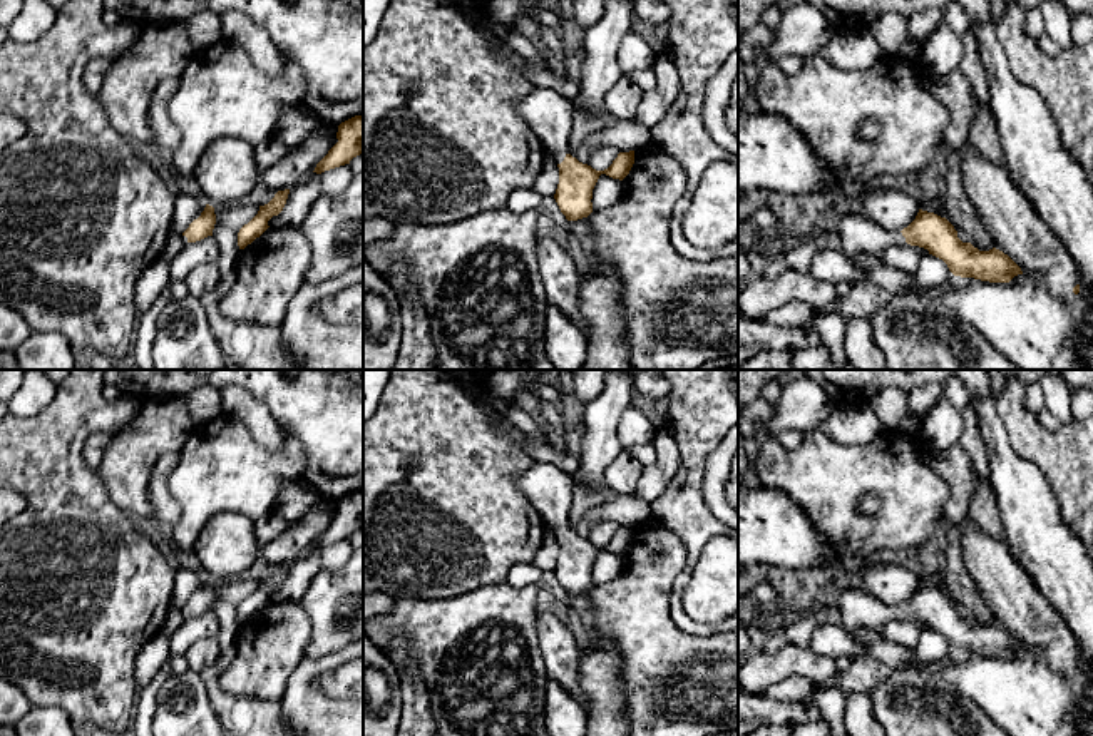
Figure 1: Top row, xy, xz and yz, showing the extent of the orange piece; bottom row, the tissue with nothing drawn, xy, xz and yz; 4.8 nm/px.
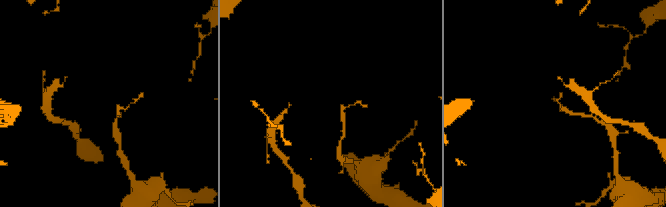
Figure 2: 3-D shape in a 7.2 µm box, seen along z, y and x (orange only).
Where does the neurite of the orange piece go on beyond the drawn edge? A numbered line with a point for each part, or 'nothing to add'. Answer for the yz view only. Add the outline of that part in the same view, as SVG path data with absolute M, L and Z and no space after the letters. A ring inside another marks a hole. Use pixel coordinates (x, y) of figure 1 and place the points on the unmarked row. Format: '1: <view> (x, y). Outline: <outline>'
1: yz (859, 609). Outline: M839 580L839 599L835 606L840 611L839 626L847 632L855 629L882 632L887 622L906 619L902 607L885 606L862 587L849 587L842 580Z

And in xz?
1: xz (549, 490). Outline: M532 462L517 477L517 487L541 514L547 530L561 539L569 529L574 477L549 462Z

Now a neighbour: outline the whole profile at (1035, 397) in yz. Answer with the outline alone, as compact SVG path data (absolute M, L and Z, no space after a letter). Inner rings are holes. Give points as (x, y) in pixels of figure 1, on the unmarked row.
M1036 381L1028 385L1026 400L1024 405L1034 413L1039 415L1039 411L1044 408L1044 391L1043 386Z

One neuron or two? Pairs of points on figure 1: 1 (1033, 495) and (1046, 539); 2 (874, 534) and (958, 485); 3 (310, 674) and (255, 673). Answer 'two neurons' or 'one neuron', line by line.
1: one neuron
2: two neurons
3: two neurons

